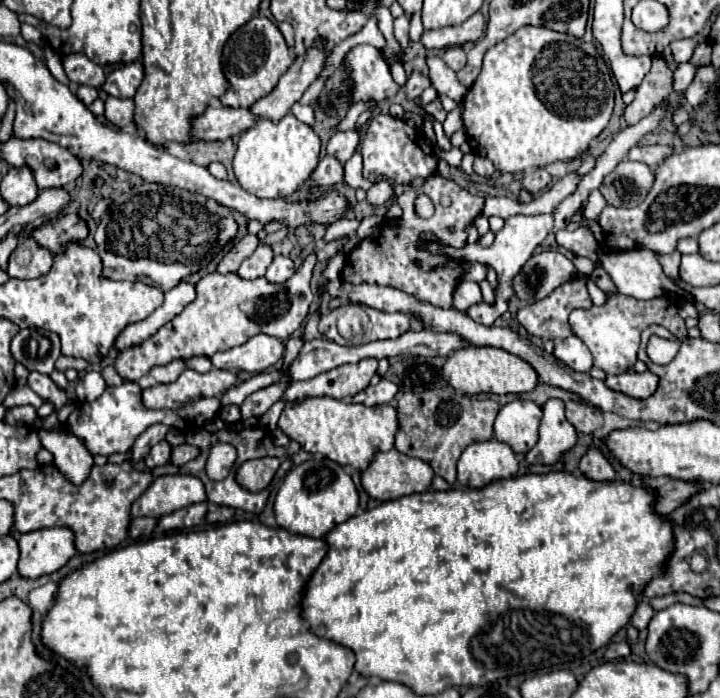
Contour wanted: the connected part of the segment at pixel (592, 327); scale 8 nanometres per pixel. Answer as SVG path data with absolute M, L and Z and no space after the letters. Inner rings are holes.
M608 296L608 302L604 306L592 306L588 310L572 310L570 314L570 326L572 332L588 346L594 358L594 366L604 370L606 374L622 374L632 370L636 362L636 352L640 344L640 334L644 328L660 324L666 326L680 344L686 338L686 324L678 316L676 300L672 298L652 298L652 300L636 300L630 296Z

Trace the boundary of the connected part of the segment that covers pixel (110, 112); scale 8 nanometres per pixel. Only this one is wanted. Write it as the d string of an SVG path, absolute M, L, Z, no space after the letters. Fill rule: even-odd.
M108 96L106 100L106 120L116 128L132 128L134 126L134 100L122 100Z

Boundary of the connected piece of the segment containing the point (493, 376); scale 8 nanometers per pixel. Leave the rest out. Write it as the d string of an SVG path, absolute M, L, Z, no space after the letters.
M466 346L456 350L444 364L444 380L464 394L522 394L532 392L538 384L536 370L522 358L500 348Z

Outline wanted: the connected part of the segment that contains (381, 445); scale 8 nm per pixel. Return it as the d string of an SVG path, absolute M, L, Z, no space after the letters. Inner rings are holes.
M308 398L302 404L286 408L280 416L278 426L292 440L310 454L322 454L342 466L352 466L356 470L366 470L376 452L386 452L394 448L394 436L398 430L398 410L390 404L366 408L362 404L352 404L336 398Z

